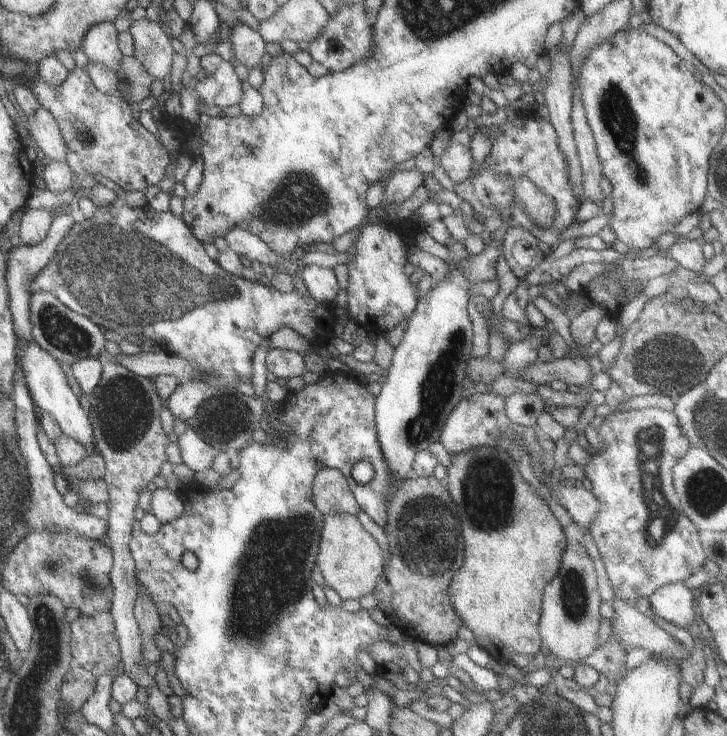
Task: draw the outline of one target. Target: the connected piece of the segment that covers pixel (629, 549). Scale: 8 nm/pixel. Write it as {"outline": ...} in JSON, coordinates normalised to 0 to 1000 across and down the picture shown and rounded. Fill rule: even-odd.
{"outline":[[[887,553],[865,558],[843,558],[842,561],[834,563],[829,565],[828,576],[821,582],[829,601],[832,601],[832,611],[829,614],[821,614],[821,617],[814,617],[813,628],[805,630],[803,635],[803,647],[810,652],[813,659],[812,670],[816,671],[818,679],[821,679],[821,701],[816,704],[816,709],[810,712],[810,726],[818,736],[818,742],[824,750],[827,764],[832,772],[832,780],[840,793],[840,802],[843,810],[849,815],[857,815],[857,818],[865,818],[865,821],[872,823],[875,815],[879,813],[891,813],[895,804],[901,804],[904,799],[912,796],[913,793],[922,791],[937,791],[945,784],[959,777],[961,772],[970,764],[970,751],[967,750],[967,743],[964,742],[960,719],[957,715],[934,693],[933,677],[926,666],[926,655],[923,655],[923,639],[926,639],[926,632],[942,614],[945,614],[945,607],[948,606],[948,599],[942,595],[937,582],[934,582],[934,573],[931,573],[931,567],[926,563],[926,558],[916,558],[905,553]],[[865,620],[868,620],[868,630],[873,628],[880,628],[879,641],[873,641],[873,649],[865,660]]]}

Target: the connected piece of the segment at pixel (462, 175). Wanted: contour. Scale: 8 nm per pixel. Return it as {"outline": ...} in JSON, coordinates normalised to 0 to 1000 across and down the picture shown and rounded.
{"outline":[[[629,194],[616,197],[604,213],[602,224],[609,228],[609,234],[623,251],[640,245],[649,236],[645,198]]]}

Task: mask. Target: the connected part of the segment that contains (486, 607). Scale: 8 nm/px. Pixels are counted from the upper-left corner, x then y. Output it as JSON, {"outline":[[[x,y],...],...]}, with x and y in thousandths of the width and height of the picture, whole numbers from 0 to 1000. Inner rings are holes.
{"outline":[[[662,606],[623,617],[609,654],[630,697],[638,749],[634,769],[624,777],[615,799],[618,818],[662,883],[675,895],[721,910],[730,906],[744,875],[739,845],[744,837],[747,800],[766,780],[779,738],[769,709],[711,637],[710,628],[695,611]]]}

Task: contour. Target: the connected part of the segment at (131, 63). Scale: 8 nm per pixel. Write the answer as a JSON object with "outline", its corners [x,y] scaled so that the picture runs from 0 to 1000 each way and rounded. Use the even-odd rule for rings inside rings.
{"outline":[[[183,75],[168,76],[157,96],[158,103],[161,103],[161,122],[158,122],[157,129],[166,136],[195,143],[197,136],[205,132],[205,117],[210,110],[210,106],[199,98],[195,87]]]}

